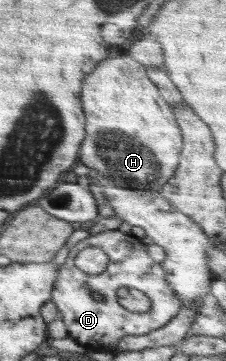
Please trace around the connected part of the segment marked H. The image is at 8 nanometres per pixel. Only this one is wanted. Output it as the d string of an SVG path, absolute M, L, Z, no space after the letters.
M129 55L105 58L84 77L80 102L86 116L86 138L80 145L78 163L106 175L114 181L116 187L158 194L178 166L182 136L168 104L160 98L156 86L148 80L146 68Z

